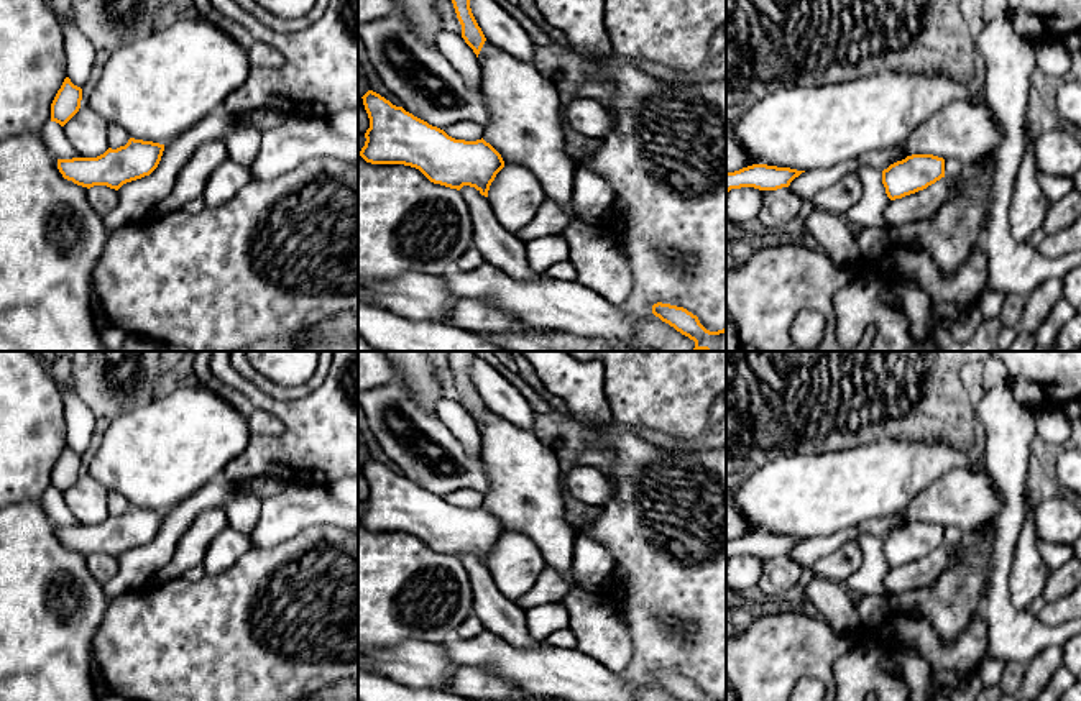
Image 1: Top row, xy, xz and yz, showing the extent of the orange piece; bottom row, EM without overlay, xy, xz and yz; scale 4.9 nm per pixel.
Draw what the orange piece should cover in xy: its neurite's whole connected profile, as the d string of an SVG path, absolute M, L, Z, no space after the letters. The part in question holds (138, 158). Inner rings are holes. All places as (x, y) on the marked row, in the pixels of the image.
M130 138L125 146L108 148L97 158L58 159L58 169L64 179L82 187L107 186L118 190L123 184L150 176L159 164L164 144Z

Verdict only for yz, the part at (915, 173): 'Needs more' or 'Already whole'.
Already whole

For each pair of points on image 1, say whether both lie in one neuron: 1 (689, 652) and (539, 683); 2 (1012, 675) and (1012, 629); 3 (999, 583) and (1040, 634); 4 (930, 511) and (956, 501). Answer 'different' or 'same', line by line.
1: different
2: different
3: same
4: same

